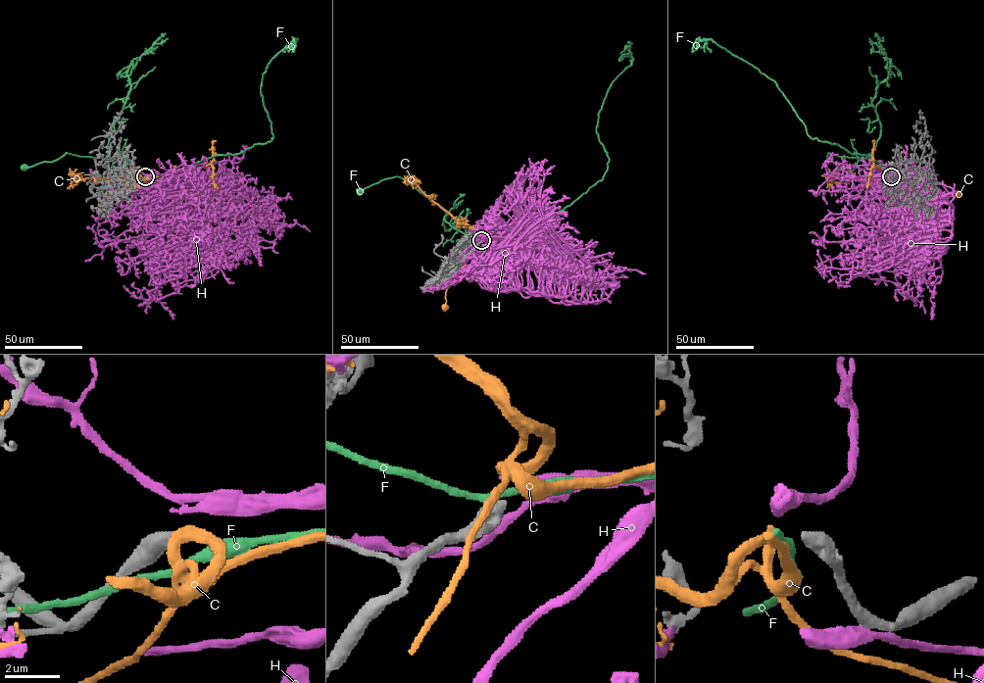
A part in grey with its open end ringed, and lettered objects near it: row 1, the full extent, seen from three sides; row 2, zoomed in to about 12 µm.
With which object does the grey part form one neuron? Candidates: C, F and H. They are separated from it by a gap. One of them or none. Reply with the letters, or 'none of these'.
none of these

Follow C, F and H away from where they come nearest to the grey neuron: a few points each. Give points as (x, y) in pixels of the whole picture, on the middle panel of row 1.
C: (481, 239), (446, 289), (445, 308)
F: (482, 240), (456, 229), (444, 219), (448, 213), (398, 176), (381, 179), (359, 192)
H: (481, 239), (497, 247), (525, 231), (570, 280), (587, 283), (588, 265), (543, 217), (543, 171), (534, 178)

